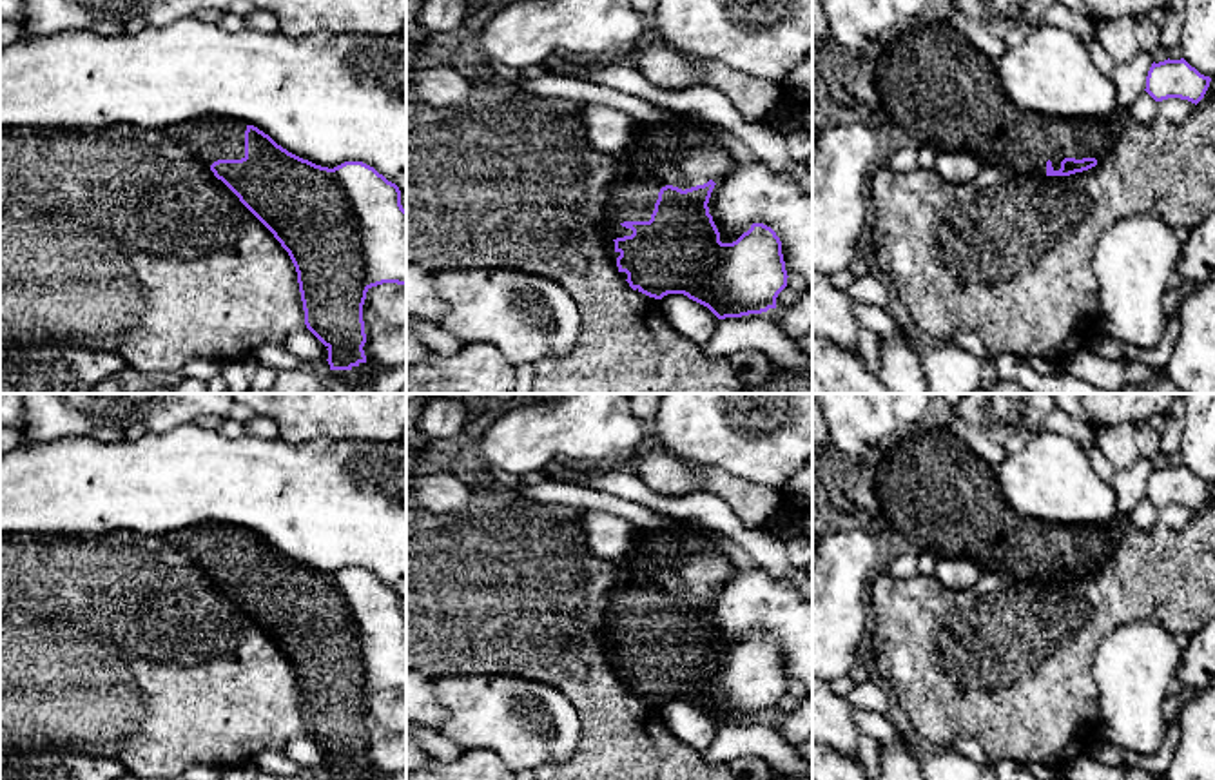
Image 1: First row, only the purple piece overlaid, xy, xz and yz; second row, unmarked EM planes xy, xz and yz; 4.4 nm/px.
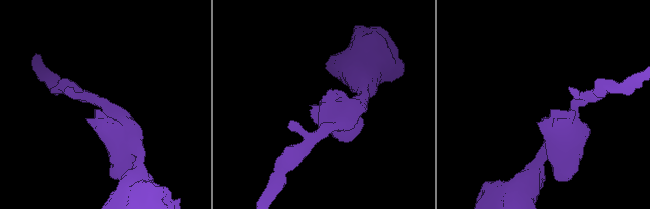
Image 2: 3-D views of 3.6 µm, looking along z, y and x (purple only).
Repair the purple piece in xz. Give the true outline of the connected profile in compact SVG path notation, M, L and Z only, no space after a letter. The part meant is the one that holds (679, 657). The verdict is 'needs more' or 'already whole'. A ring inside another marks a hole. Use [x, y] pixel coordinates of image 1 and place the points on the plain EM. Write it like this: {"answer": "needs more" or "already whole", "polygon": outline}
{"answer": "needs more", "polygon": "M709 530L644 531L635 550L615 562L618 577L608 617L613 622L617 673L633 697L655 706L684 700L718 726L776 715L776 704L789 684L776 639L763 629L753 629L736 648L722 649L709 620L714 591L734 571L716 550Z"}

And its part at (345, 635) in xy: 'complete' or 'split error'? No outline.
split error

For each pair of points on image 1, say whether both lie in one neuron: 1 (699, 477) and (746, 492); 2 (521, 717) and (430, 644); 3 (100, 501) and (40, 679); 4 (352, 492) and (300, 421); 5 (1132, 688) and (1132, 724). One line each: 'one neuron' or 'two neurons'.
1: one neuron
2: two neurons
3: two neurons
4: two neurons
5: one neuron

